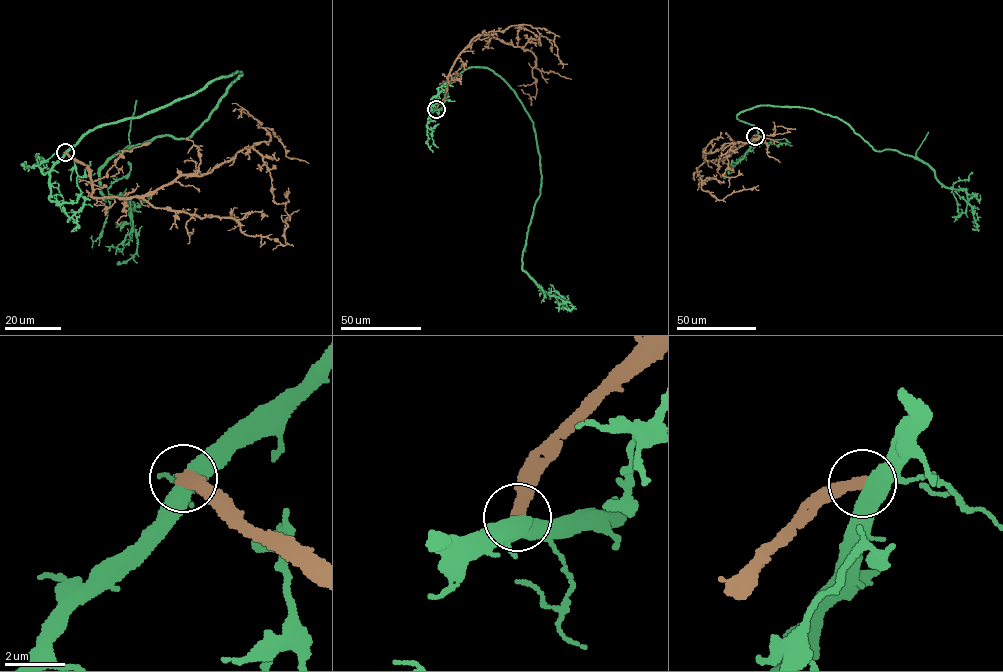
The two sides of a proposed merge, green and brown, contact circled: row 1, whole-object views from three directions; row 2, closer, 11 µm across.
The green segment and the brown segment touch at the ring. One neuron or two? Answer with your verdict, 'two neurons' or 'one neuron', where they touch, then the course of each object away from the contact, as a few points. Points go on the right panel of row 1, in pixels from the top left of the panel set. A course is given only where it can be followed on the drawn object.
two neurons; place (755, 136); course green (755, 136), (737, 116), (757, 106), (836, 116), (873, 149), (913, 156), (945, 186), (964, 190), (972, 229); course brown (755, 136), (724, 160), (706, 161), (702, 151), (712, 153), (730, 144), (789, 131), (776, 126)

